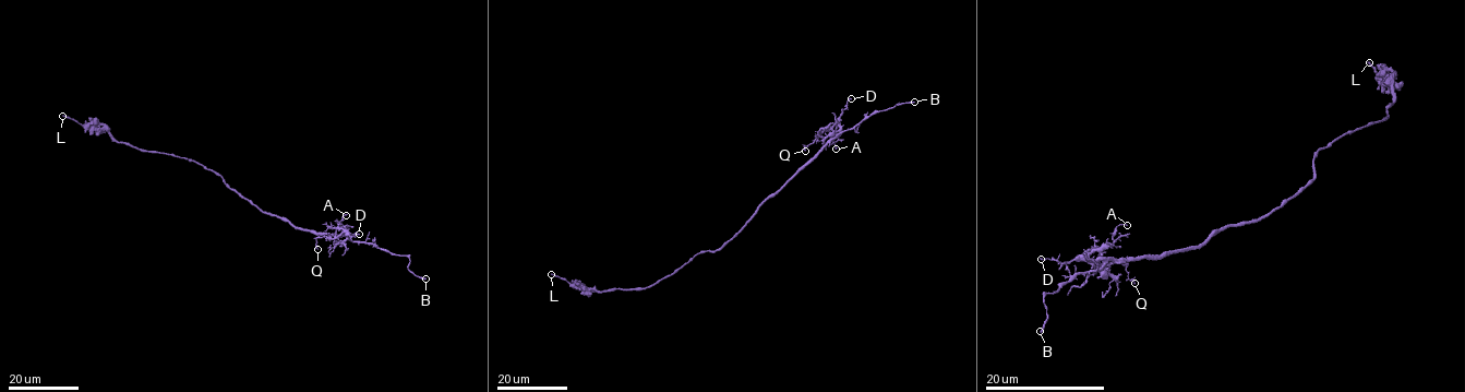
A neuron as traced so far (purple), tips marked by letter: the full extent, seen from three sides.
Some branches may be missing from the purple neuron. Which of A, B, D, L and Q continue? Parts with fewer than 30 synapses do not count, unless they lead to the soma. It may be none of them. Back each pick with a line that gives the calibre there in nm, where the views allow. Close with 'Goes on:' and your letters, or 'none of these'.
B: 240 nm thick
Goes on: B

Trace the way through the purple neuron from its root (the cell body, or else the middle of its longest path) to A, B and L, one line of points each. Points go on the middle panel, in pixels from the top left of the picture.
A: (742, 227), (764, 201), (779, 191), (838, 132), (839, 126), (829, 140), (836, 149)
B: (742, 227), (764, 201), (779, 191), (829, 141), (875, 113), (899, 103), (914, 102)
L: (742, 227), (720, 248), (700, 251), (672, 273), (643, 288), (596, 290), (573, 287), (551, 274)

